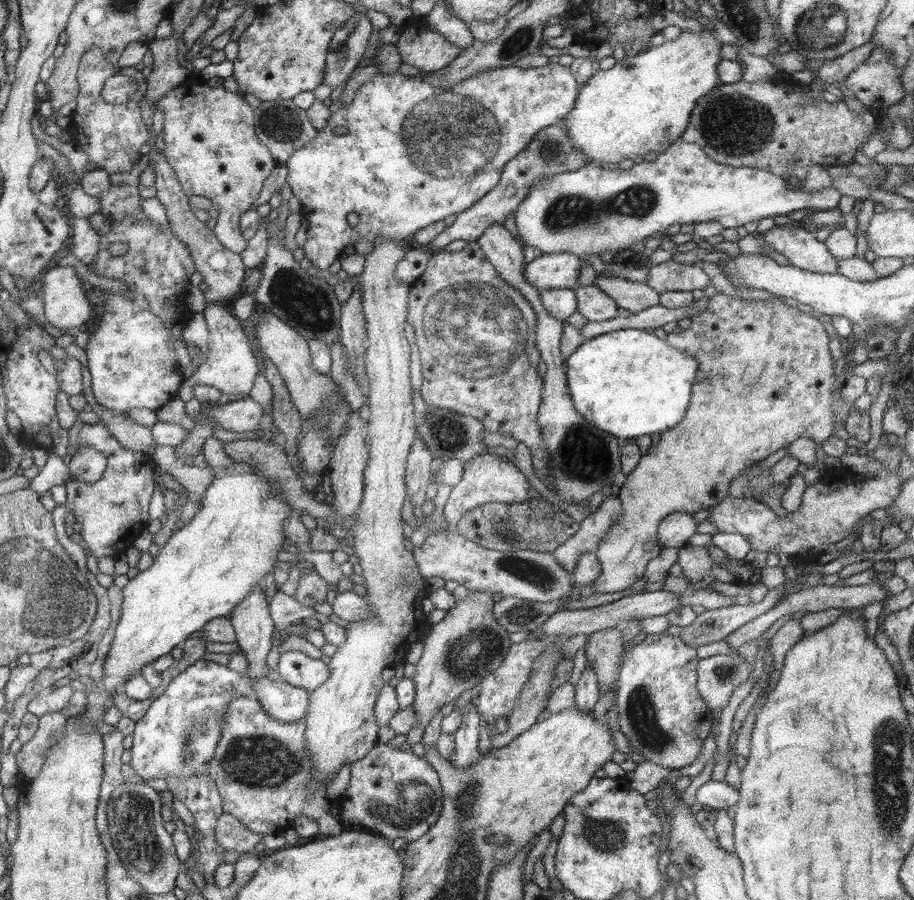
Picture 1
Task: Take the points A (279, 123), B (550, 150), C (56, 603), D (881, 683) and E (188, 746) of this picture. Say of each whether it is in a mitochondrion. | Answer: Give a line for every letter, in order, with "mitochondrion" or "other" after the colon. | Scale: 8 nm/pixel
A: mitochondrion
B: mitochondrion
C: mitochondrion
D: other
E: mitochondrion

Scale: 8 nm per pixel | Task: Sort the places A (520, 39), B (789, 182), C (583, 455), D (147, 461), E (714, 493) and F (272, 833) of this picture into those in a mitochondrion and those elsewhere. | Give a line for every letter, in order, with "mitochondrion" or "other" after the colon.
A: mitochondrion
B: other
C: mitochondrion
D: other
E: other
F: other

